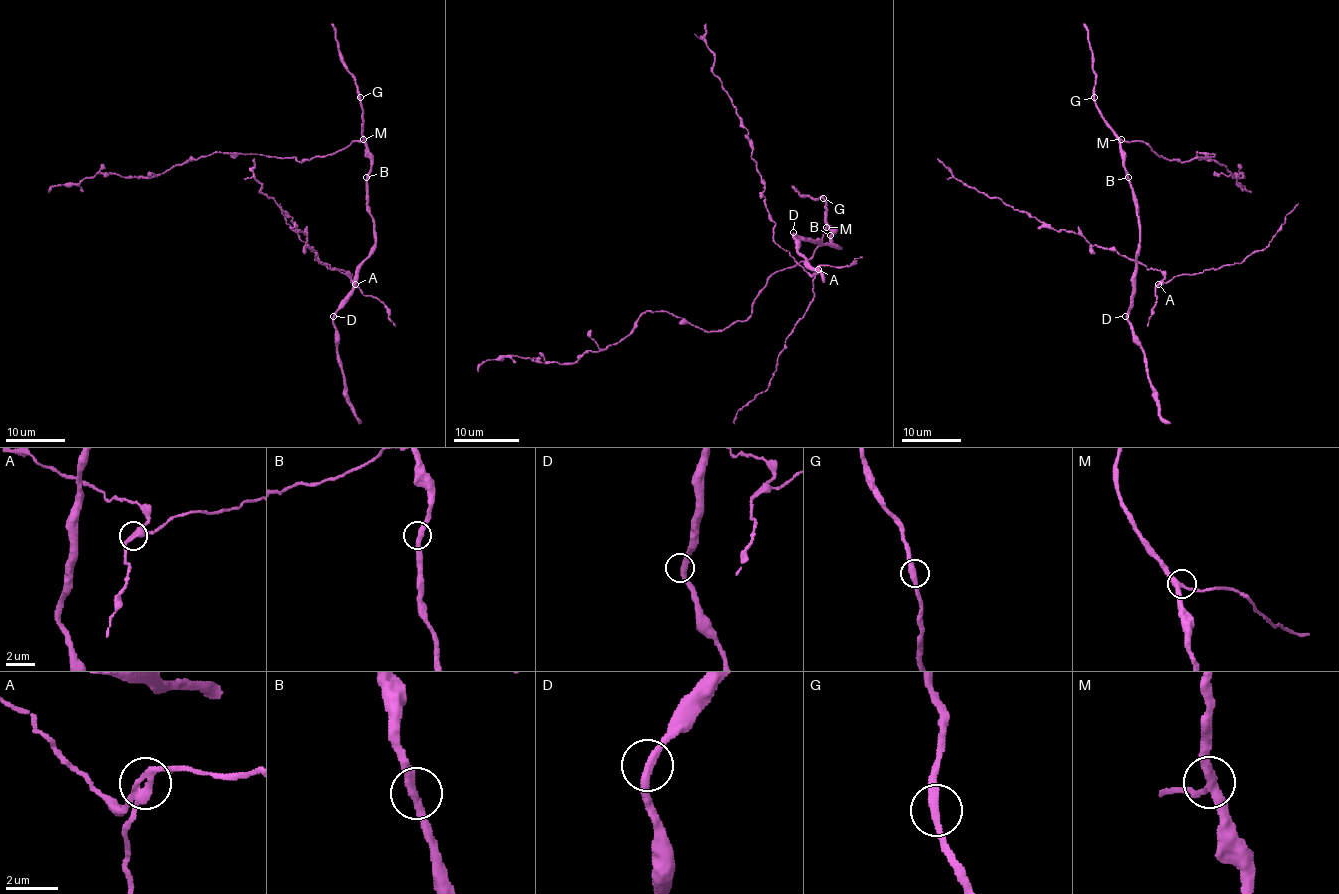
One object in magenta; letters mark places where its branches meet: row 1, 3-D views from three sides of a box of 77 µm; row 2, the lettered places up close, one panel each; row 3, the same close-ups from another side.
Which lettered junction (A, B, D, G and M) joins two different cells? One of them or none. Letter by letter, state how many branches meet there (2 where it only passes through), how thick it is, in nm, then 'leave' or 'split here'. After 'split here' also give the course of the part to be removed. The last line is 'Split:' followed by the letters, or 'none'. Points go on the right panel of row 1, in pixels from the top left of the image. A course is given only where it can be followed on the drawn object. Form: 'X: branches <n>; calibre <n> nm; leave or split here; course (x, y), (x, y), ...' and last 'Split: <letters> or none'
A: branches 3; calibre 300 nm; split here; course (1158, 284), (1176, 275), (1240, 264), (1263, 250), (1297, 203)
B: branches 2; calibre 320 nm; leave
D: branches 2; calibre 320 nm; leave
G: branches 2; calibre 320 nm; leave
M: branches 3; calibre 320 nm; leave
Split: A

